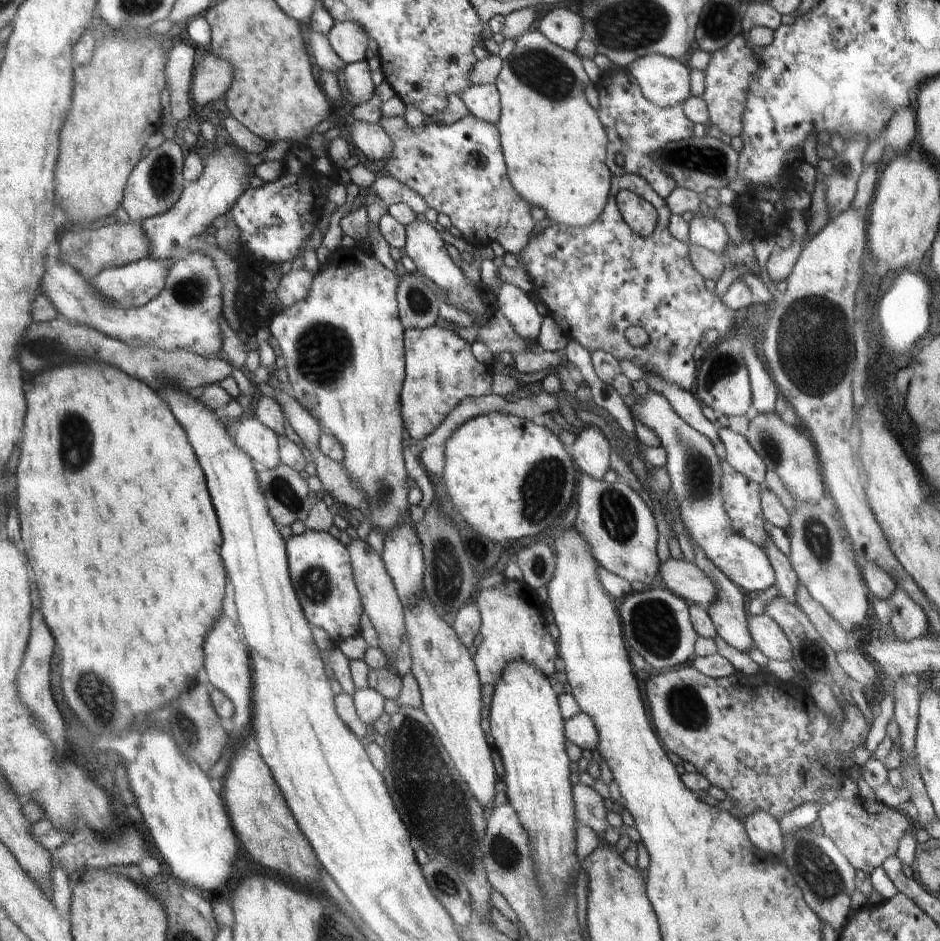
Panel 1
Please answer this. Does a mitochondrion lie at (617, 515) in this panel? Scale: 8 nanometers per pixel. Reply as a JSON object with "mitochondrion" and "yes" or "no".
{"mitochondrion":"yes"}

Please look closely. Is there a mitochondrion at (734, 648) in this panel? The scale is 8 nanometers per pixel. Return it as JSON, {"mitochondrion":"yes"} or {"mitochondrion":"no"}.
{"mitochondrion":"no"}

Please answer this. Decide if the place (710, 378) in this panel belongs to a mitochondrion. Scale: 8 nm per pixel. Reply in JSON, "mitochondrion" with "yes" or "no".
{"mitochondrion":"yes"}

